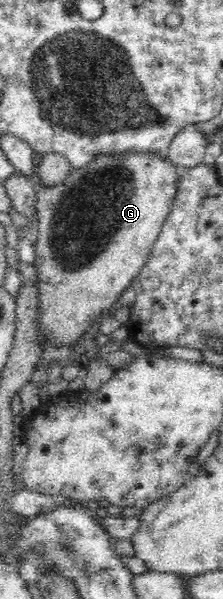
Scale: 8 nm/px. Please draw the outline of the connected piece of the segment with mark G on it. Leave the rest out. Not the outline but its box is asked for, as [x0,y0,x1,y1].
[31,154,181,350]

